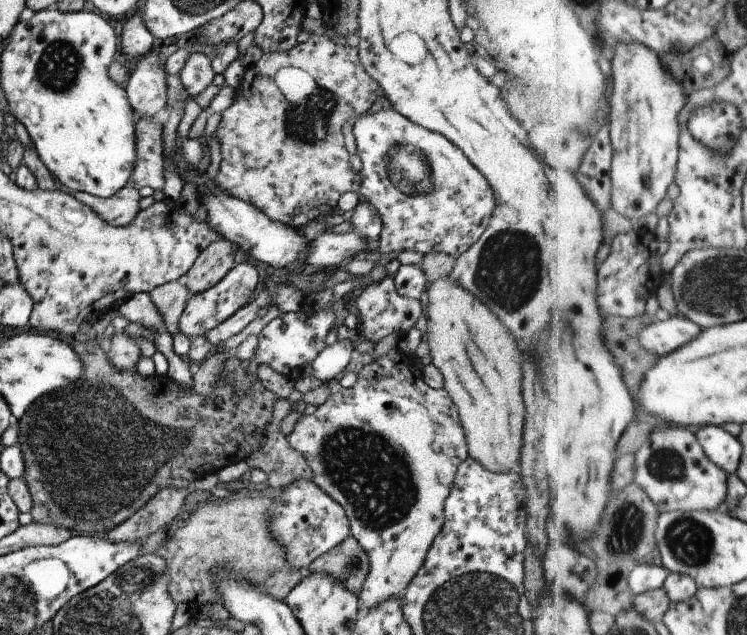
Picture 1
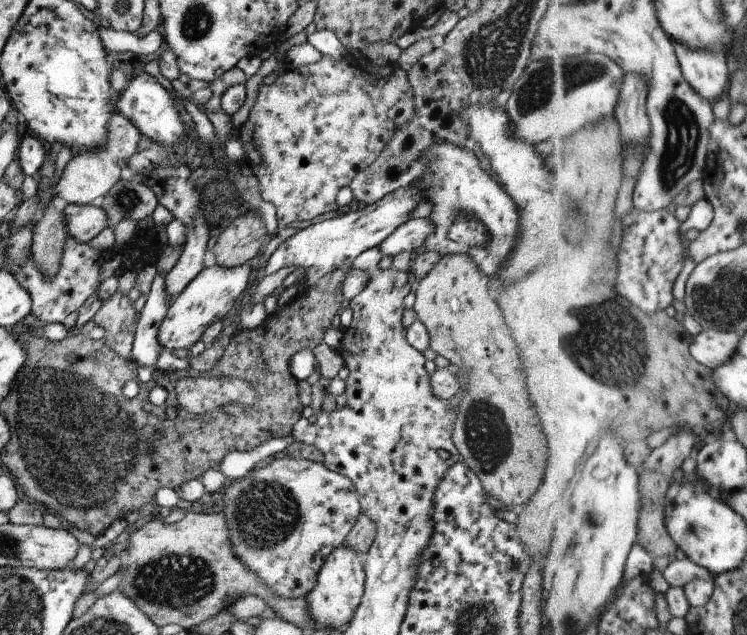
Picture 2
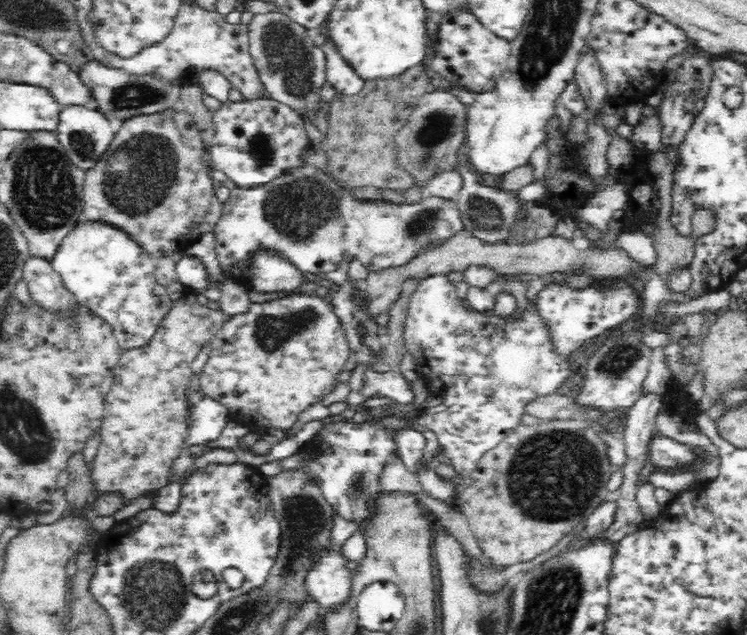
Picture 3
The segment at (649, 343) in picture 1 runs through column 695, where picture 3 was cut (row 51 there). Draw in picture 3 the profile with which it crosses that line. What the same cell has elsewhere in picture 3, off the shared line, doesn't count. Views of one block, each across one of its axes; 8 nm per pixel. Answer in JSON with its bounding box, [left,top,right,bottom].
[320,35,363,93]

